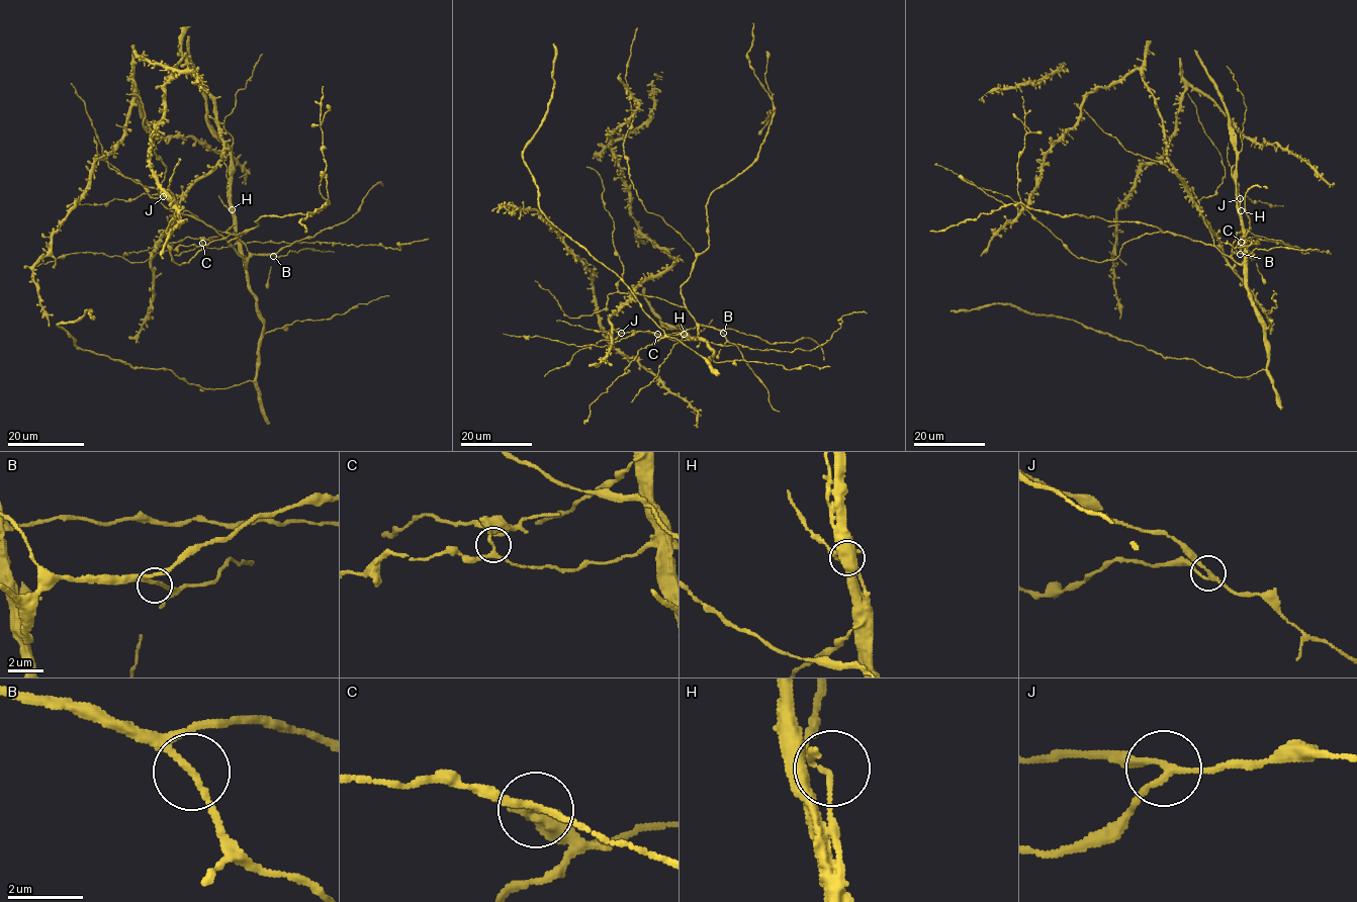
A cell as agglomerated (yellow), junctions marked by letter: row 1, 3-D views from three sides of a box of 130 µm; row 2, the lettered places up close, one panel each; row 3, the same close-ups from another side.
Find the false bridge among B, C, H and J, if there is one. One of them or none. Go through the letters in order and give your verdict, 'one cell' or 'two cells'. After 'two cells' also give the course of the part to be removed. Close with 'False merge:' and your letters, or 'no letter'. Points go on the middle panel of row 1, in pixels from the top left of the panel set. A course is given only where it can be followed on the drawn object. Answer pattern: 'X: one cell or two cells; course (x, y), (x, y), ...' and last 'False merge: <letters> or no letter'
B: one cell
C: two cells; course (657, 334), (660, 339), (639, 350), (624, 372), (590, 406), (585, 424)
H: one cell
J: one cell
False merge: C

